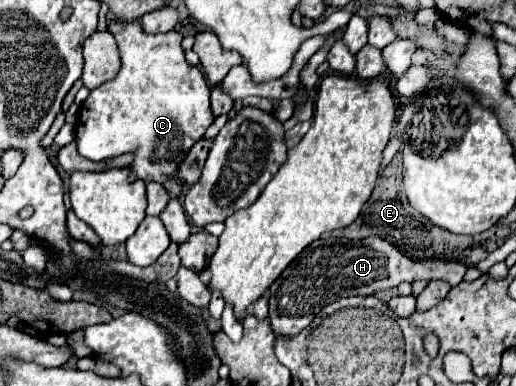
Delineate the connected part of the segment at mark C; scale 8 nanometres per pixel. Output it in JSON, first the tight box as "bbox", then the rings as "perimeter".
{"bbox":[76,20,214,244],"perimeter":[[[114,20],[108,30],[118,42],[122,70],[114,80],[94,88],[84,100],[76,124],[78,152],[94,162],[134,152],[136,158],[132,162],[130,180],[154,180],[172,190],[172,200],[160,214],[160,220],[172,242],[186,244],[192,232],[184,208],[178,202],[182,184],[176,178],[176,168],[188,148],[204,136],[214,120],[210,110],[210,88],[204,74],[186,62],[180,46],[180,32],[146,34],[140,30],[138,22],[120,24]]]}

